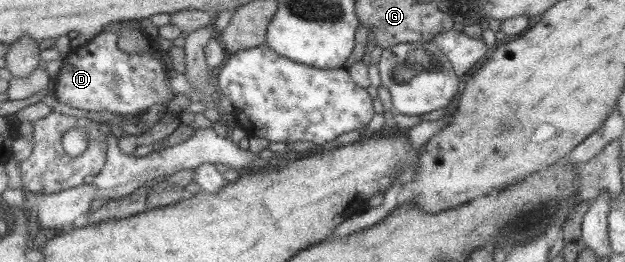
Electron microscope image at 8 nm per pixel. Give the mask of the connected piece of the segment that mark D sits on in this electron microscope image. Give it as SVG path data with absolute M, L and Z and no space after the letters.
M102 29L96 33L94 37L81 46L71 49L70 53L65 56L62 61L62 67L58 69L57 75L54 77L54 96L60 103L67 104L68 107L76 109L84 109L94 113L96 111L109 111L118 115L139 115L141 116L148 107L160 103L160 105L168 105L168 102L175 94L170 92L170 86L166 84L166 68L162 62L158 62L158 58L154 58L153 53L138 52L126 53L118 49L117 46L118 33L110 31L110 29Z

